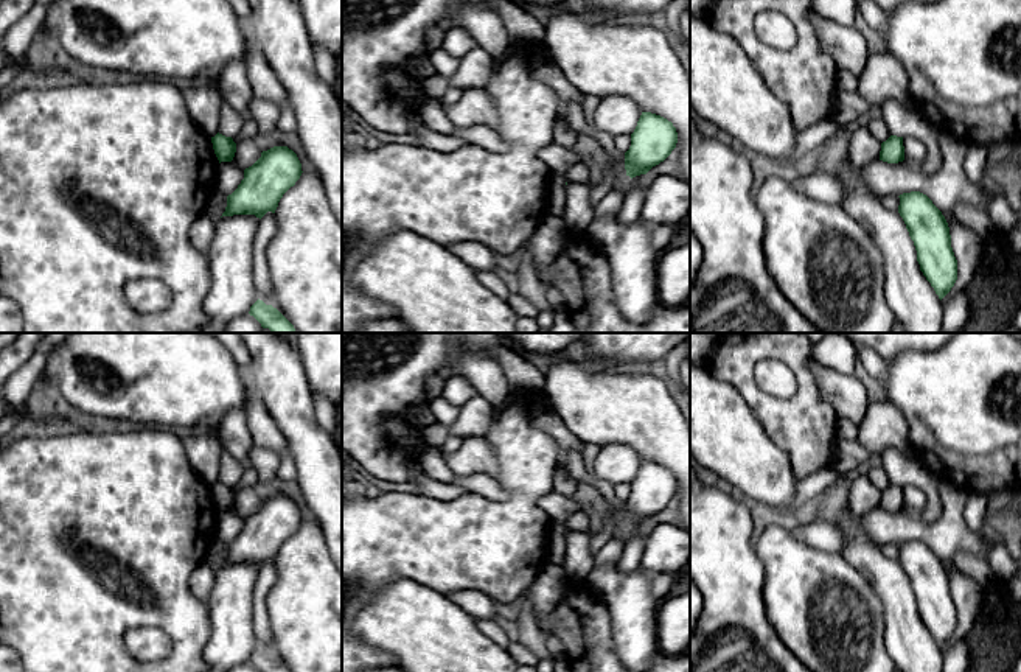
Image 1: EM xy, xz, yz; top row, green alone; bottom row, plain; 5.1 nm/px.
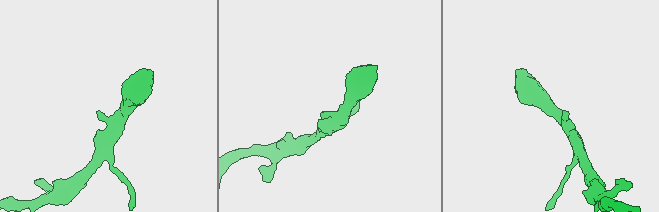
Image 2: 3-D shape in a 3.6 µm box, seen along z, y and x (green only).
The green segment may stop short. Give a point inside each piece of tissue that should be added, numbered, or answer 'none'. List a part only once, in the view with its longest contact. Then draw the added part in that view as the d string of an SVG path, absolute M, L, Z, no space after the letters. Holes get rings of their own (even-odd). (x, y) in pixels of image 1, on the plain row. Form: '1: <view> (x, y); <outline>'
none

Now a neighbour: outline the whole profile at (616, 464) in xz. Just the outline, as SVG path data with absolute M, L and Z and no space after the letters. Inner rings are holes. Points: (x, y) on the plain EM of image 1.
M612 443L600 448L592 474L611 485L631 484L642 464L634 448L622 443Z

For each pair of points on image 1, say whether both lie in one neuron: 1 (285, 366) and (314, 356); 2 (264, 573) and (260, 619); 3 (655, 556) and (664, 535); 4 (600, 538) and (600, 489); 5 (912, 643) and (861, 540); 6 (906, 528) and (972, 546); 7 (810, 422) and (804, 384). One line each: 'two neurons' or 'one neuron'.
1: two neurons
2: one neuron
3: one neuron
4: one neuron
5: one neuron
6: one neuron
7: one neuron

